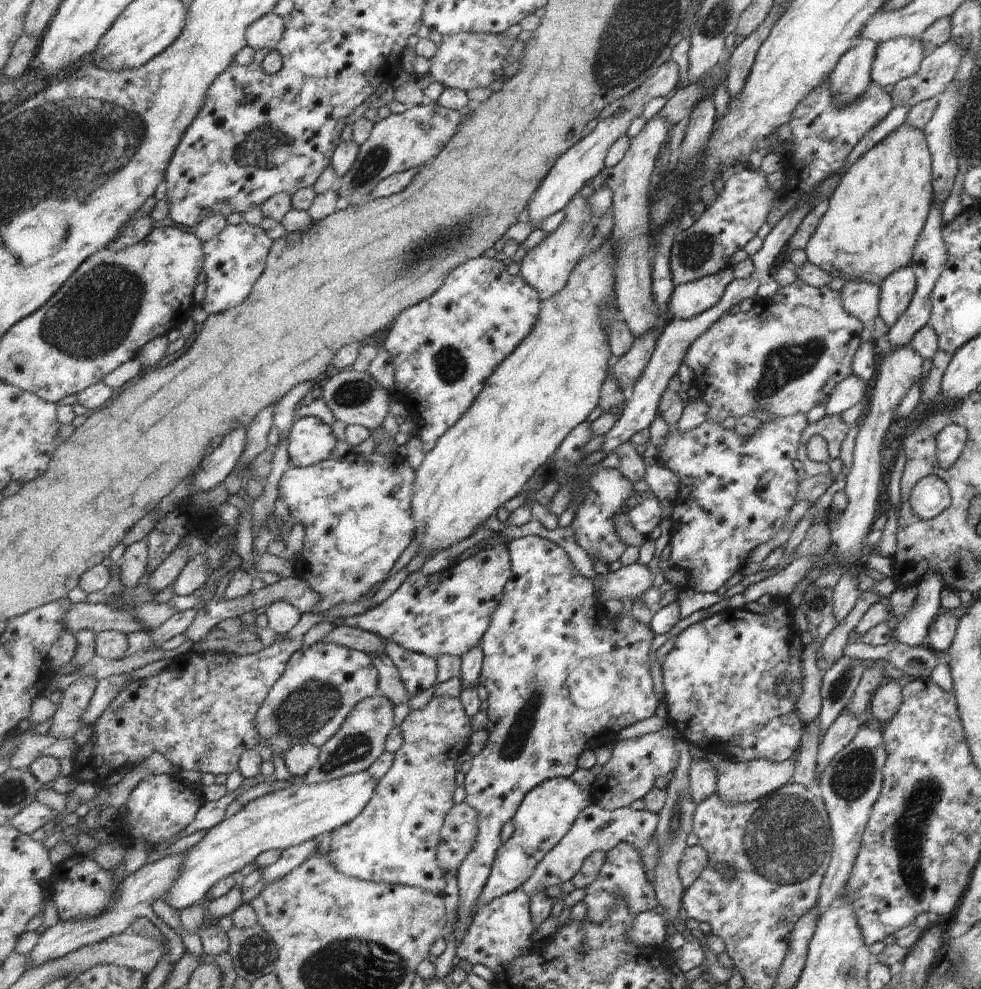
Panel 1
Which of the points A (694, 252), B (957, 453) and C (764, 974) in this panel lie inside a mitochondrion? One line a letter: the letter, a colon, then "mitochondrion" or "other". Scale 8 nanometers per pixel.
A: mitochondrion
B: other
C: other

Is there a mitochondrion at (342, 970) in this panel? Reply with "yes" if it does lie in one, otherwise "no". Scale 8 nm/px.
yes

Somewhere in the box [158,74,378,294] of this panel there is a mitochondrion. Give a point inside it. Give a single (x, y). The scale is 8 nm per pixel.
(248, 153)

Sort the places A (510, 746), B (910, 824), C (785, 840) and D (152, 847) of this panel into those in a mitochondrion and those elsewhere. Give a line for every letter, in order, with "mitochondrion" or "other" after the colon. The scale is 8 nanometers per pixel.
A: mitochondrion
B: mitochondrion
C: mitochondrion
D: other

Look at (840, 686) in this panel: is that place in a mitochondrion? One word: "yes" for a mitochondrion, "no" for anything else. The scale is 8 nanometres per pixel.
yes

